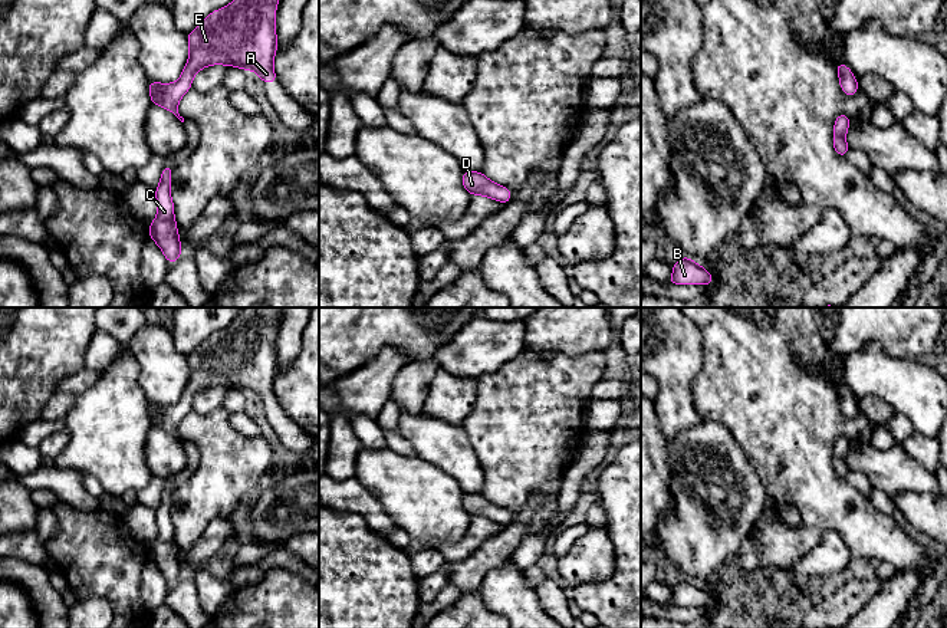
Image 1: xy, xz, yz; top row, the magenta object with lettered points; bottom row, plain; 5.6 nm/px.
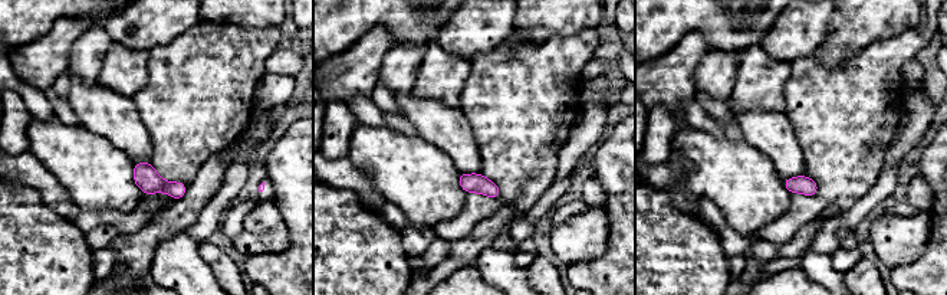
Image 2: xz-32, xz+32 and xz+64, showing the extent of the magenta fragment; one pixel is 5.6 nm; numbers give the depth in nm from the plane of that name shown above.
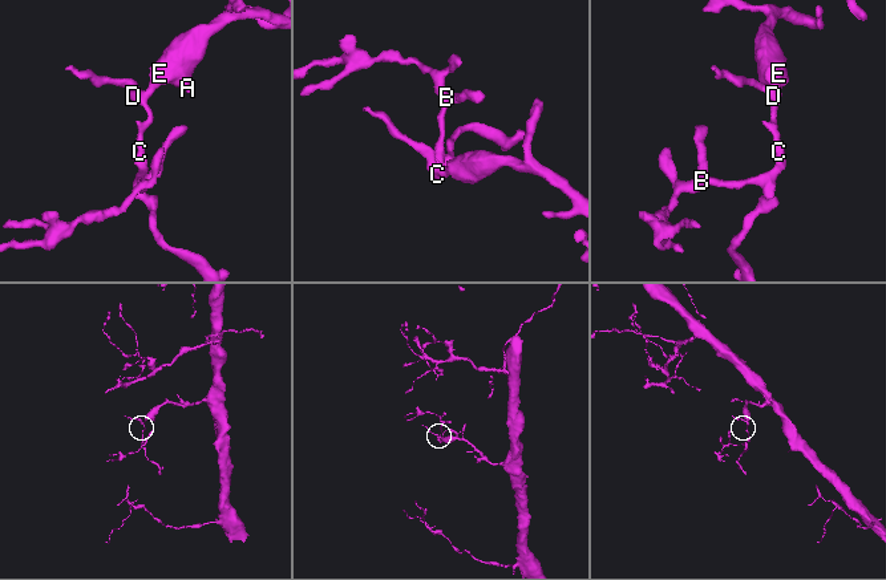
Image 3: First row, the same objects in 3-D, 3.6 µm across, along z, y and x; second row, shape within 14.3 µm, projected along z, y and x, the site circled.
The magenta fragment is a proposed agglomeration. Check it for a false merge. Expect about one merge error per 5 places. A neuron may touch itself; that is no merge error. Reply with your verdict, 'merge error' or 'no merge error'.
no merge error

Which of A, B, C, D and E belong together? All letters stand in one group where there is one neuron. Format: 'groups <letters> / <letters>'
groups A B C D E

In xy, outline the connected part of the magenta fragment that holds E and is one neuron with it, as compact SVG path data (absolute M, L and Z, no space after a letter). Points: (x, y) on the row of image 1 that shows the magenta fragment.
M234 0L211 11L187 34L190 56L175 83L148 82L152 105L172 112L181 122L177 105L191 89L194 75L210 65L254 70L263 83L277 80L273 59L277 49L276 6L279 0Z

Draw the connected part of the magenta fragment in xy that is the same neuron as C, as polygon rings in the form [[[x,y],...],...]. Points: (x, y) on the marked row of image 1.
[[[164,165],[160,185],[155,188],[158,203],[158,214],[149,224],[149,239],[152,239],[162,250],[170,266],[181,259],[180,236],[177,233],[177,221],[174,218],[174,203],[171,200],[171,165]]]

